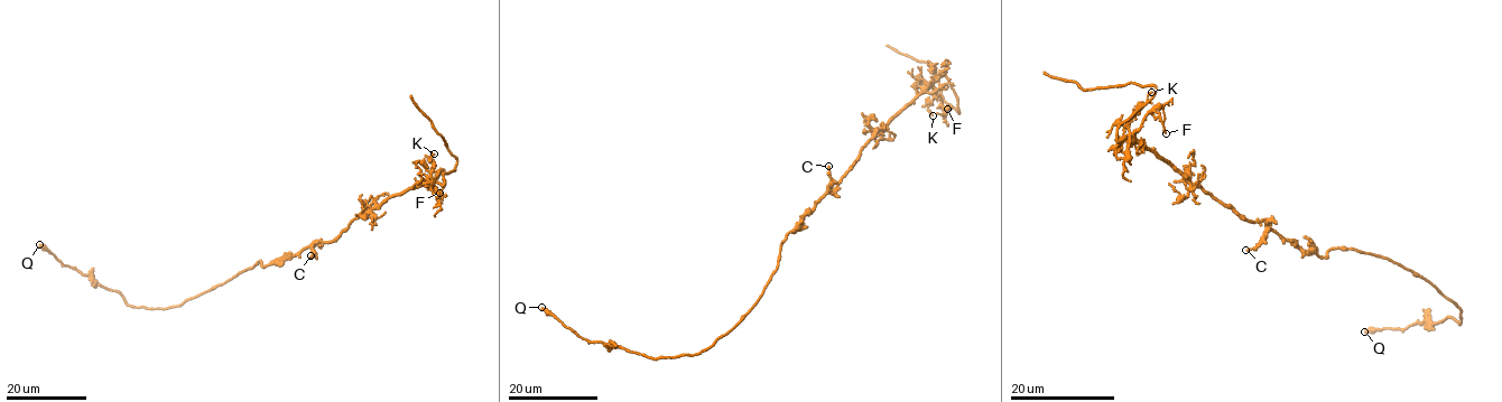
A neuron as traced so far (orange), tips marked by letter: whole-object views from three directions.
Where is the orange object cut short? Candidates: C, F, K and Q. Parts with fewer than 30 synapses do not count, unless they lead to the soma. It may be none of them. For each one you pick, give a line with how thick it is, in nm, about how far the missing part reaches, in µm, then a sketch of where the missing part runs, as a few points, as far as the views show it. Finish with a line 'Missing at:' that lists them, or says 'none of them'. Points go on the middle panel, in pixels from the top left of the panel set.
Missing at: none of them

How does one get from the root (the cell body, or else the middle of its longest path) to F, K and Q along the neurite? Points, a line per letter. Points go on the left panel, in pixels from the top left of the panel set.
F: (299, 252), (317, 242), (334, 240), (361, 213), (390, 197), (419, 187), (439, 171), (445, 184), (439, 193)
K: (299, 252), (317, 242), (334, 240), (361, 213), (424, 183), (432, 174), (434, 164), (428, 158), (434, 153)
Q: (299, 252), (265, 267), (258, 261), (182, 305), (159, 309), (128, 305), (117, 290), (93, 283), (39, 244)

